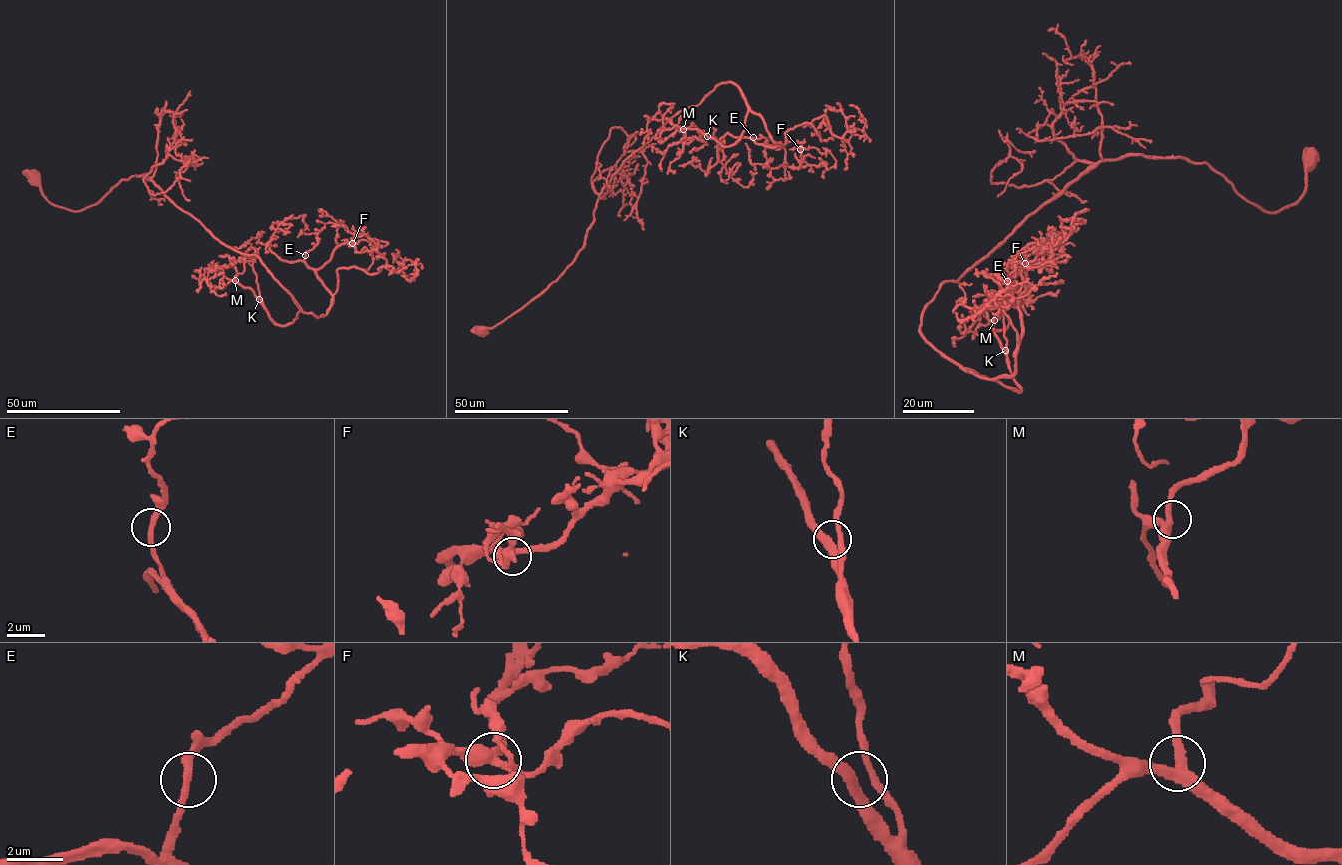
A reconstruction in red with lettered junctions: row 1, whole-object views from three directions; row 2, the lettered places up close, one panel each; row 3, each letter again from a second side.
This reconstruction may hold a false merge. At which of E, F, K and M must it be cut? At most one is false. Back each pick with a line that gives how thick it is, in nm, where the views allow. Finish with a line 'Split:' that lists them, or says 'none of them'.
Split: none of them

